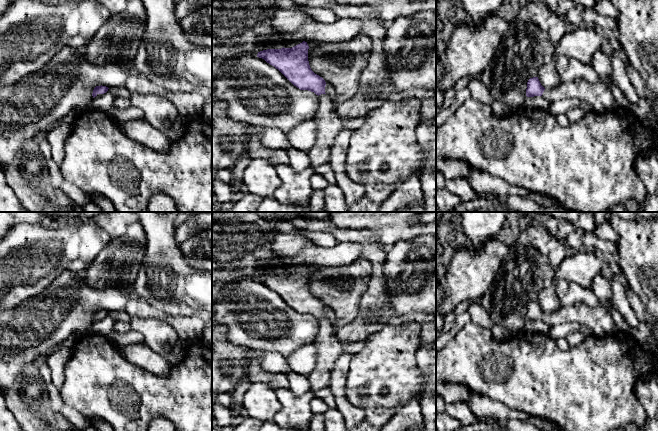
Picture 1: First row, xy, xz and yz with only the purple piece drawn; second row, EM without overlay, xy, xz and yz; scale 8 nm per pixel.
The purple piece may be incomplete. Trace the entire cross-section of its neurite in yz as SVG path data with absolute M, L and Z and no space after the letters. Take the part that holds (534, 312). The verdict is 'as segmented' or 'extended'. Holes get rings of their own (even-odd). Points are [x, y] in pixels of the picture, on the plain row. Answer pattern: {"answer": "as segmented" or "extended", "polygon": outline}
{"answer": "extended", "polygon": "M533 301L527 306L526 320L543 320L549 327L565 323L584 325L600 337L617 331L611 314L605 308L591 307L583 302L560 308L556 312L544 312L538 301Z"}

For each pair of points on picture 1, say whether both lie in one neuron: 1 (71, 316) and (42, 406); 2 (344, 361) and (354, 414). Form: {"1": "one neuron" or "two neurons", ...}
{"1": "two neurons", "2": "one neuron"}

